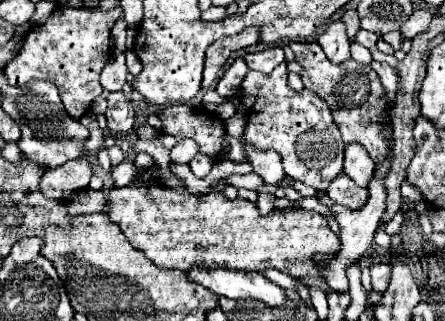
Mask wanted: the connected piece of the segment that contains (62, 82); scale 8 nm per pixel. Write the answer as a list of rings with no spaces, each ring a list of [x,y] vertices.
[[[58,6],[44,24],[30,28],[22,40],[20,52],[6,64],[4,74],[8,84],[22,88],[30,80],[48,80],[60,90],[66,112],[72,118],[84,116],[102,92],[98,78],[110,58],[110,28],[116,20],[114,14],[122,16],[122,8],[118,6],[104,14],[100,8]]]

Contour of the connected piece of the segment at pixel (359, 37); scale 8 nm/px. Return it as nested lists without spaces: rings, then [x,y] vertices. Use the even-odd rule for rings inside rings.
[[[360,28],[358,30],[358,34],[354,36],[354,42],[358,42],[358,44],[362,44],[362,46],[366,46],[368,50],[376,50],[376,42],[378,42],[378,36],[374,34],[374,32],[368,32],[368,30],[364,30],[364,28]]]

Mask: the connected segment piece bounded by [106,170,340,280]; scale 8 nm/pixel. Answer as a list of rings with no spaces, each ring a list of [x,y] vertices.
[[[144,170],[134,182],[130,182],[124,188],[112,186],[106,190],[108,194],[108,218],[120,226],[122,234],[128,238],[128,242],[142,250],[156,266],[160,268],[178,268],[188,270],[192,266],[200,268],[232,268],[240,272],[258,272],[264,274],[270,268],[276,268],[292,278],[322,278],[324,264],[318,264],[314,260],[314,254],[336,254],[340,252],[340,238],[330,230],[326,218],[318,212],[310,210],[278,210],[262,216],[258,206],[250,200],[236,198],[228,200],[220,190],[212,190],[208,194],[194,196],[188,190],[178,190],[164,186],[158,178],[150,176],[148,170]]]

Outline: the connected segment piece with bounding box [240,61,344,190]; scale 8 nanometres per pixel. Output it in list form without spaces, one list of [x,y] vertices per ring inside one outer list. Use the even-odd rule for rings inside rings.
[[[284,61],[272,74],[250,70],[240,84],[242,96],[256,96],[254,106],[248,110],[246,130],[242,140],[260,150],[276,150],[282,156],[288,176],[316,188],[326,190],[332,176],[342,172],[344,142],[332,120],[328,104],[312,90],[292,90],[288,86],[287,62]]]

